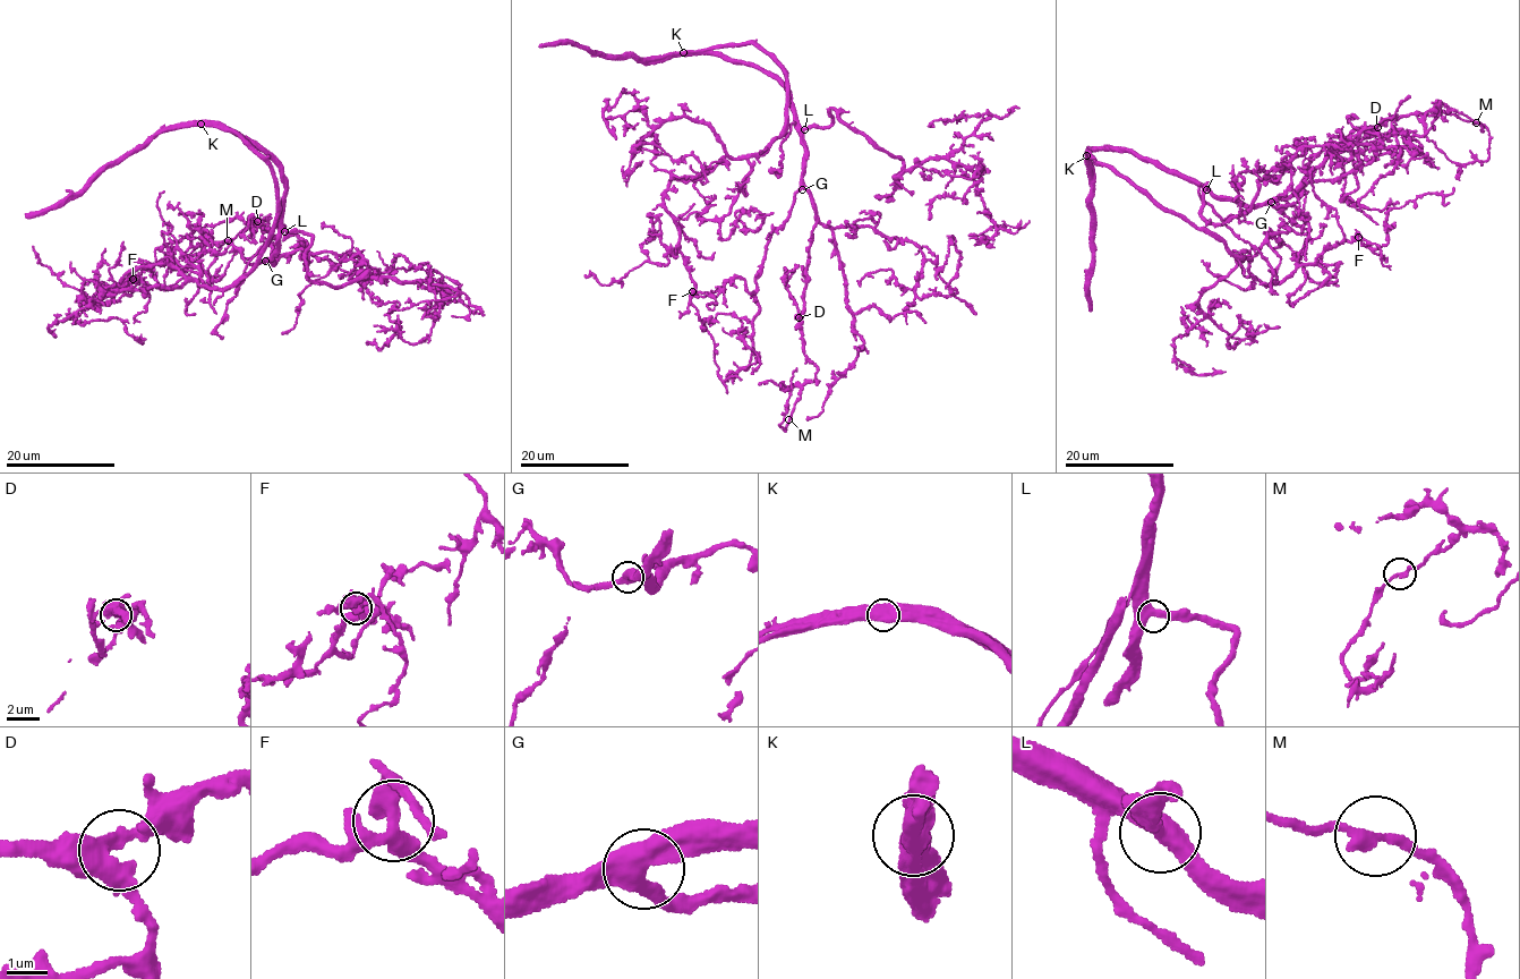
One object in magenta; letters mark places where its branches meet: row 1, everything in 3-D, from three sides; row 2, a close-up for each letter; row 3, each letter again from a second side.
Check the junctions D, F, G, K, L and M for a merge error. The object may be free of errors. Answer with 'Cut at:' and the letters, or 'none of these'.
Cut at: none of these

